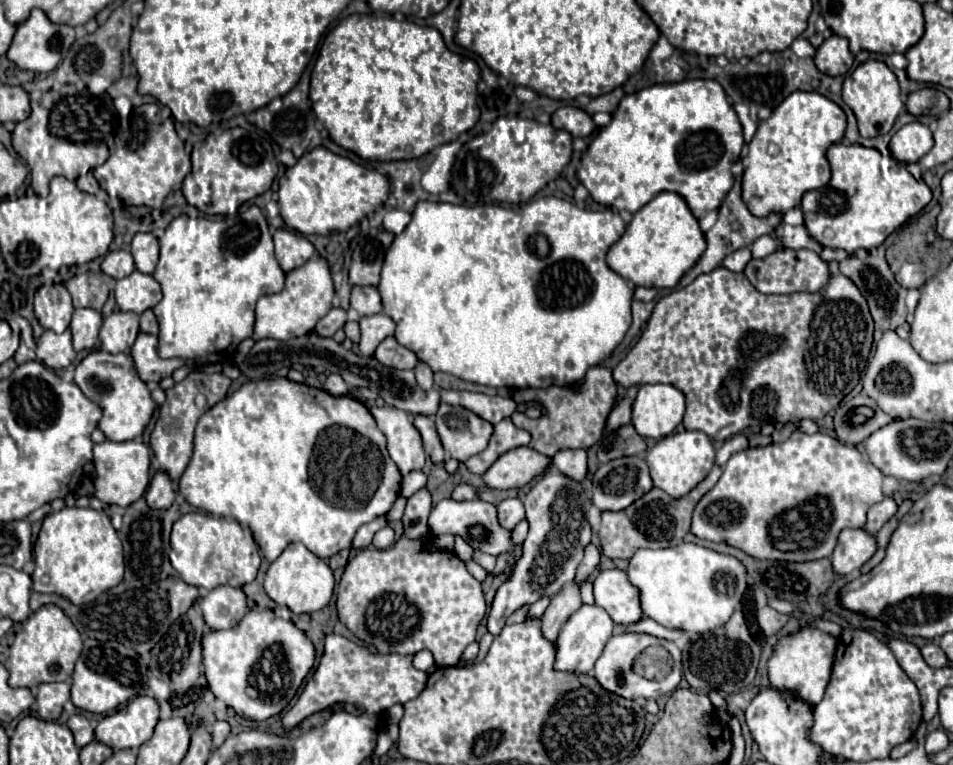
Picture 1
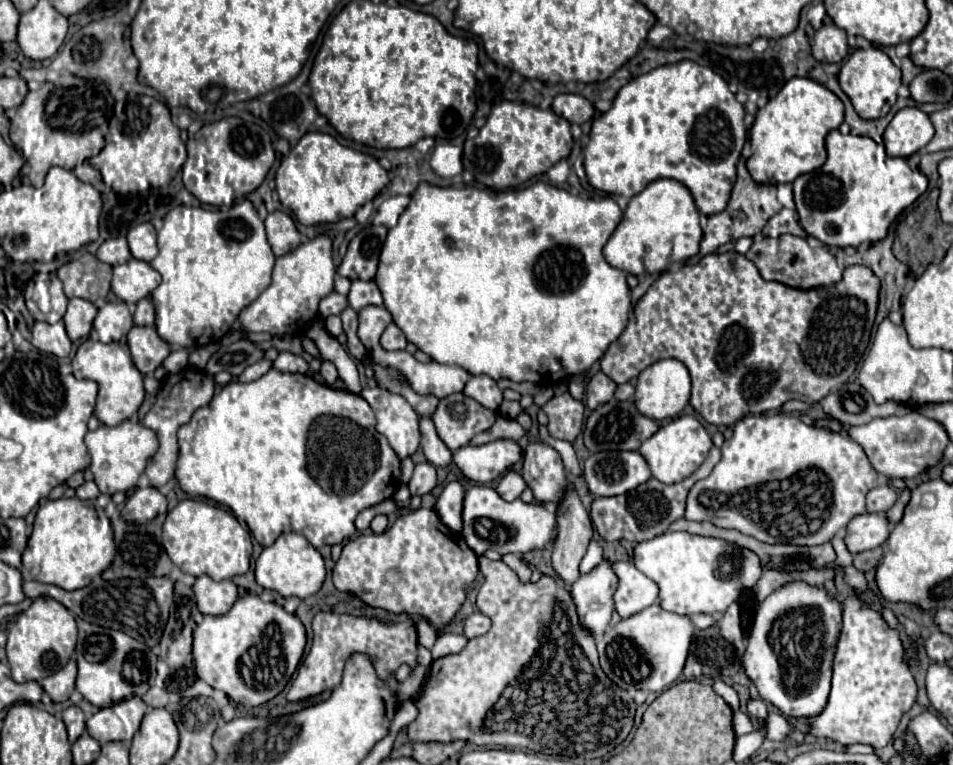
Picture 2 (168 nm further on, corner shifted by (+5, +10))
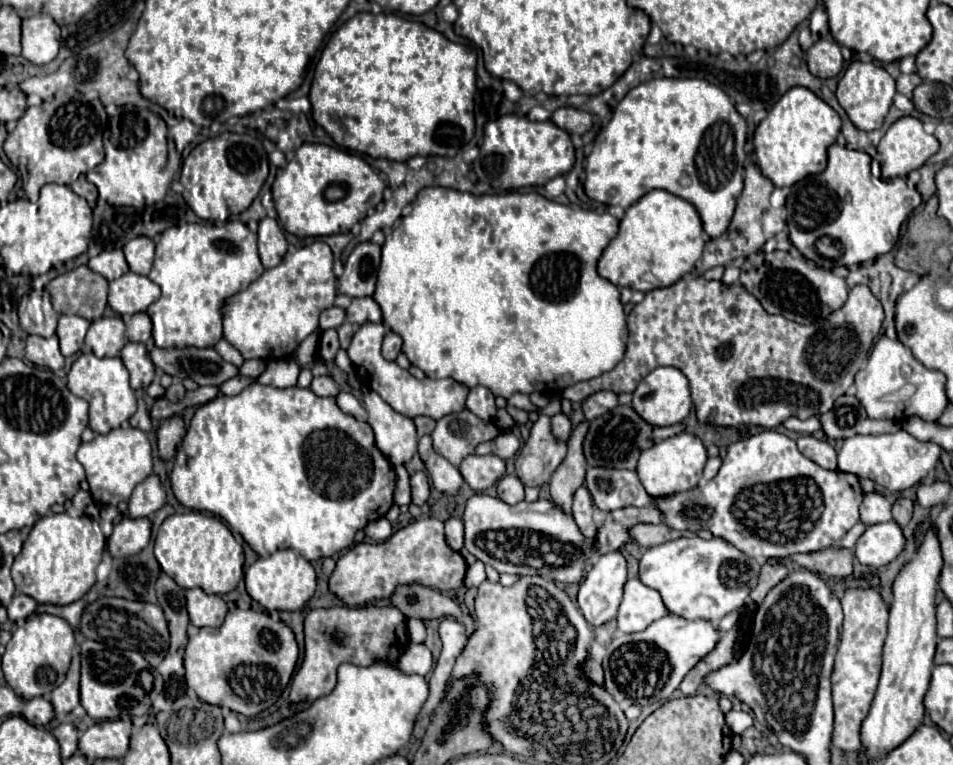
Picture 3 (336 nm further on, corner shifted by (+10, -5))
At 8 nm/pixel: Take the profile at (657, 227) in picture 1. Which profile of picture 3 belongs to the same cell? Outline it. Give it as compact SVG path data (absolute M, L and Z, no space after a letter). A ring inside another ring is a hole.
M650 190L626 210L624 218L620 220L620 232L606 246L598 262L598 274L616 286L642 292L646 292L648 276L654 280L654 286L650 288L670 286L688 274L698 262L704 248L704 240L700 236L702 222L690 202L666 190Z

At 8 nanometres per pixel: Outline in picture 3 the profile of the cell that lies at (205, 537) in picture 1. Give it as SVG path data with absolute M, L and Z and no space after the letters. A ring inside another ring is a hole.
M184 512L168 516L156 536L156 560L162 570L182 588L202 588L206 594L226 594L238 586L244 576L244 550L234 540L226 524L216 516Z

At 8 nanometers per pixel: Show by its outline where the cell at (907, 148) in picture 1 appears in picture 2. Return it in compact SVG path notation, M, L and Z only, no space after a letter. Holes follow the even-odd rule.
M917 107L897 111L883 133L883 143L889 157L911 157L925 147L935 135L933 123L927 113Z

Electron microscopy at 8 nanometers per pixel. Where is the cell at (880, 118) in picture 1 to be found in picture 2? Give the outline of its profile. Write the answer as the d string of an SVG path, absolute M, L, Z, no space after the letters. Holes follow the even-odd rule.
M857 49L843 63L839 71L839 85L849 95L855 111L863 119L879 119L889 113L895 105L897 89L901 85L901 69L893 65L893 61L881 49Z

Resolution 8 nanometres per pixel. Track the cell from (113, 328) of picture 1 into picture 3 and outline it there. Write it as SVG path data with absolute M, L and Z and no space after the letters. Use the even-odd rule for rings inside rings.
M118 316L94 320L88 334L86 334L86 344L90 344L92 352L98 358L118 356L126 342L128 340L124 334L124 322Z

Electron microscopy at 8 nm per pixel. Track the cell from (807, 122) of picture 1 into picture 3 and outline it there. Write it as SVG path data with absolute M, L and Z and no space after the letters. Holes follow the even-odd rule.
M790 88L756 126L754 154L762 176L772 180L774 186L792 186L806 176L820 174L826 168L826 150L840 134L840 116L808 88Z

